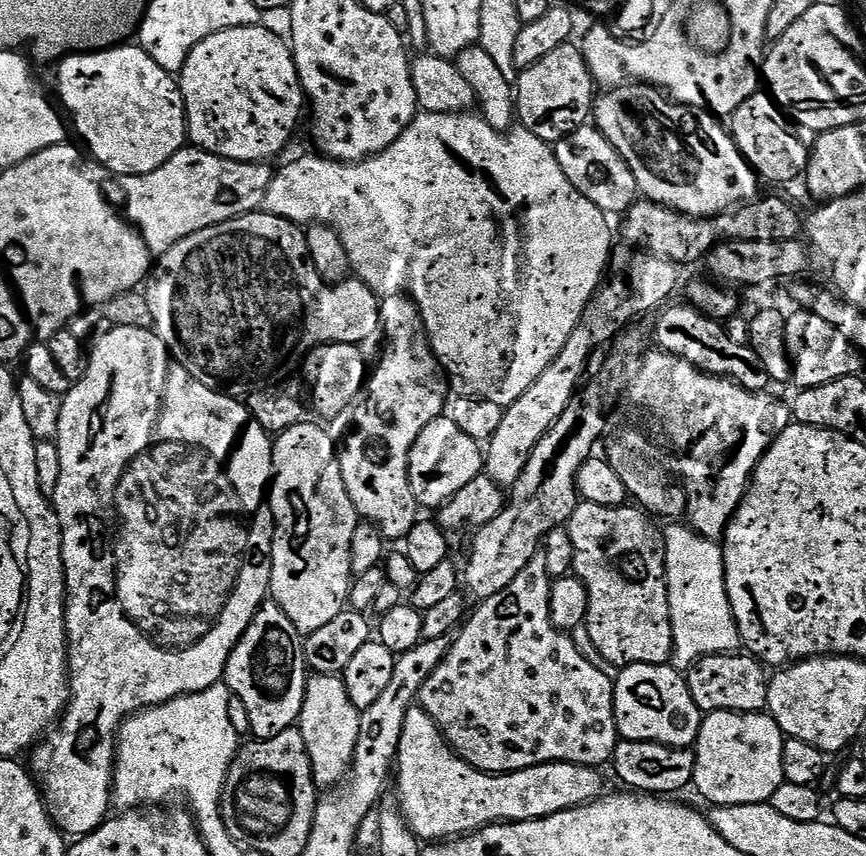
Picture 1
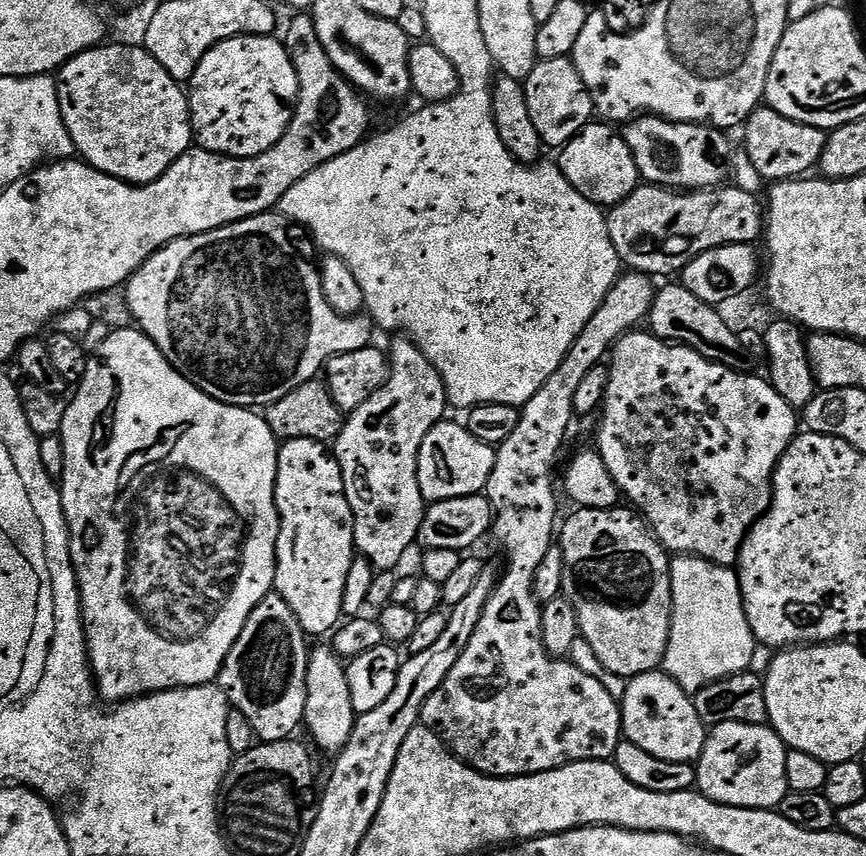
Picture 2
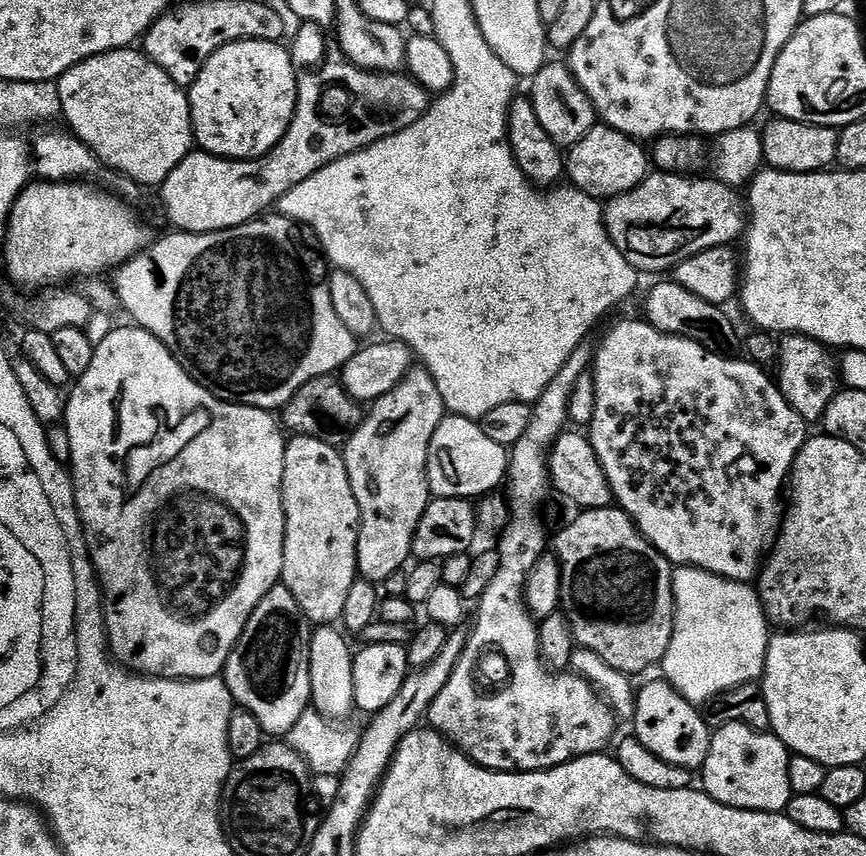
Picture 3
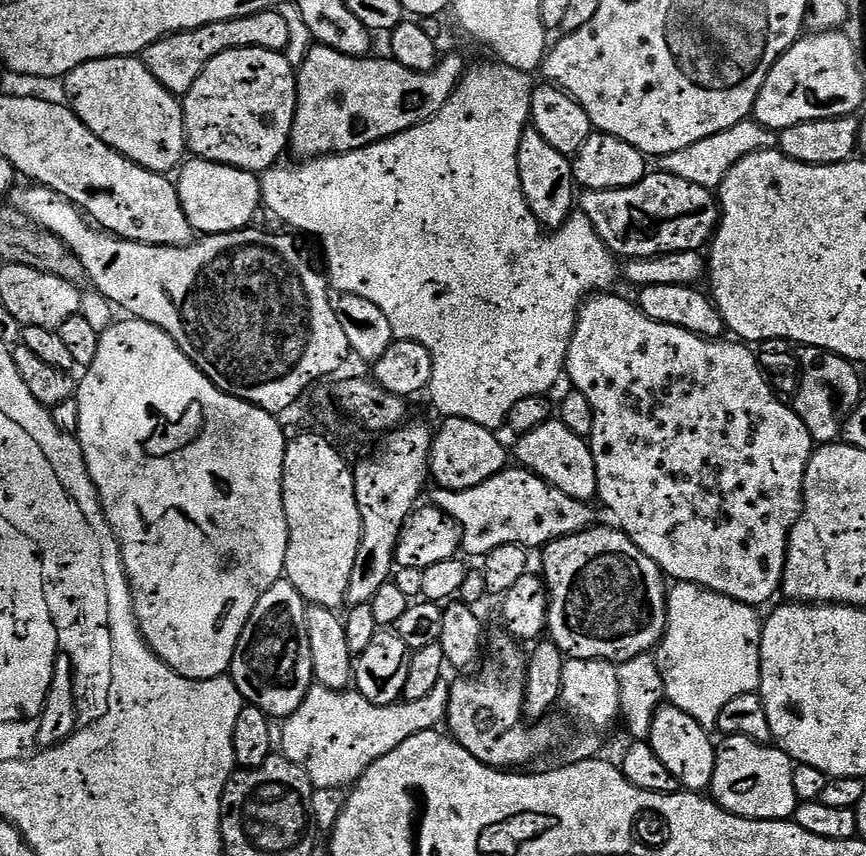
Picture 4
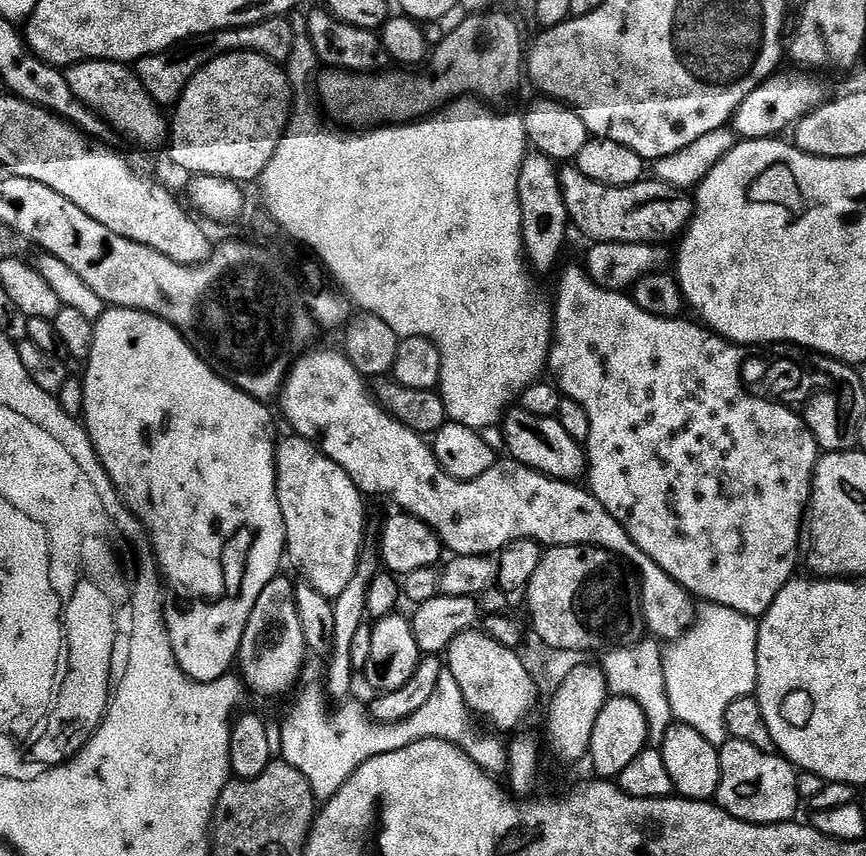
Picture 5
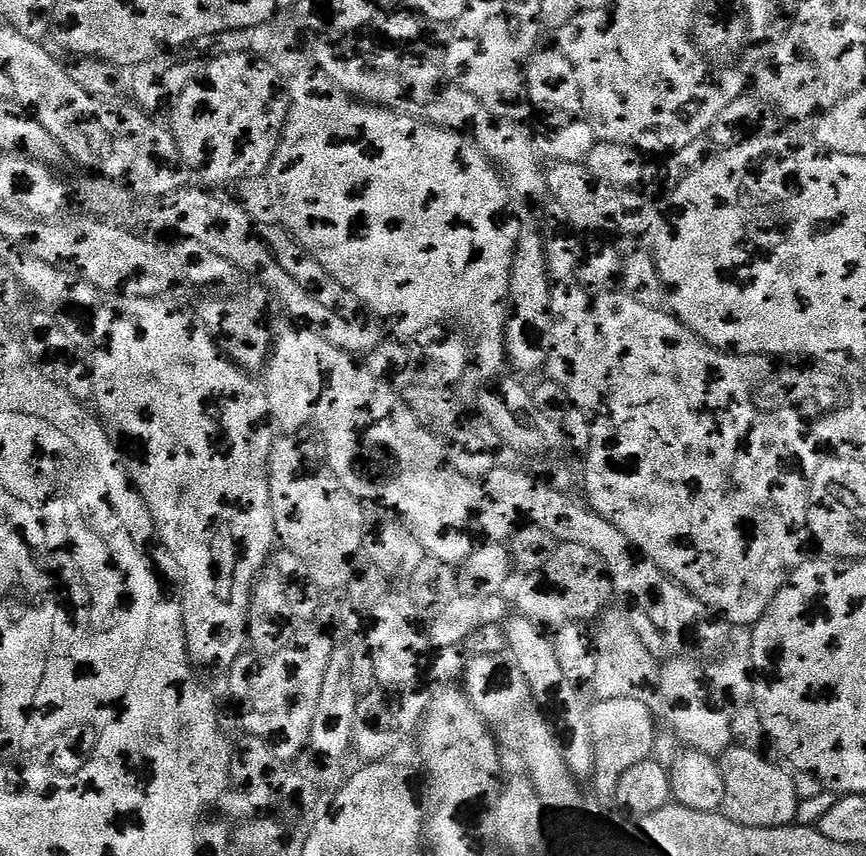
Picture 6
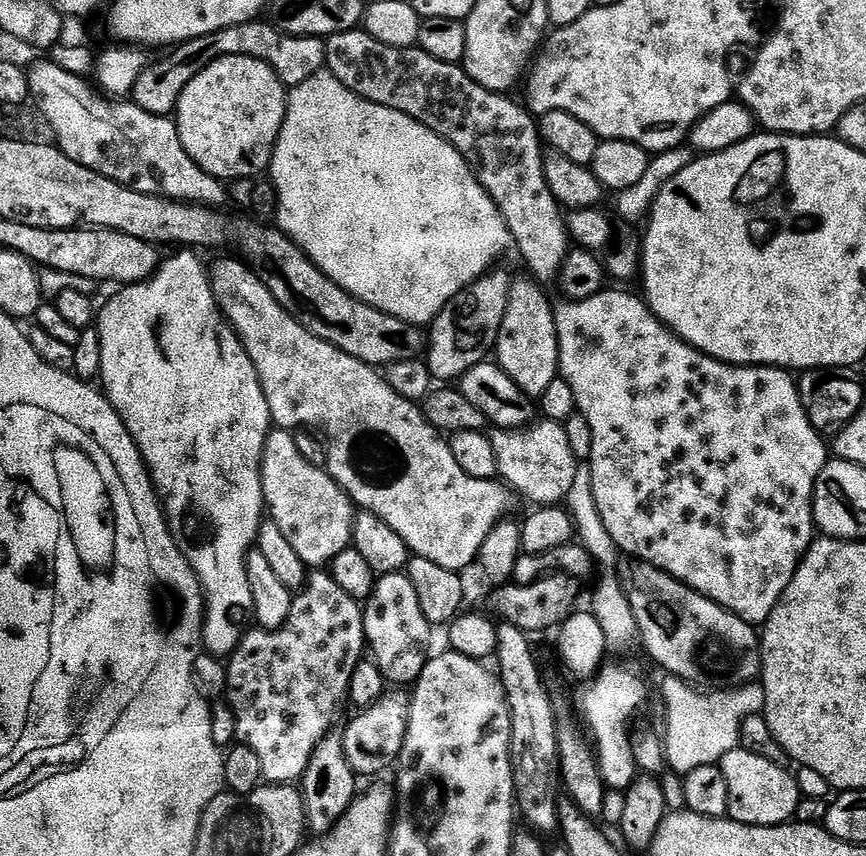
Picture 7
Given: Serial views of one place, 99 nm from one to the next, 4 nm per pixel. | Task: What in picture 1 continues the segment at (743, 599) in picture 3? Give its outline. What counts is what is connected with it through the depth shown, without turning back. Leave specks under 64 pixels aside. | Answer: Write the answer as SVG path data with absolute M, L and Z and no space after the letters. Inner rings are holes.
M672 522L667 529L663 529L662 535L664 538L664 565L666 566L666 574L664 577L668 579L668 601L670 602L670 622L672 623L672 659L671 663L677 669L687 670L692 665L706 658L707 656L726 656L735 653L741 647L742 641L740 638L740 631L736 625L736 619L732 613L730 606L730 598L728 597L728 590L726 588L726 578L724 577L724 549L717 541L707 540L705 536L700 536L687 523Z

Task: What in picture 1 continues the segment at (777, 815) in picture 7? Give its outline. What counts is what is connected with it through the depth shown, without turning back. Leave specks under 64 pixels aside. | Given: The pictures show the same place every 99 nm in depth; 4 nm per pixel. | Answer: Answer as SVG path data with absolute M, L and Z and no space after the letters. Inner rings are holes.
M709 712L701 719L700 733L694 745L696 754L696 779L694 788L697 788L712 806L738 806L739 804L767 804L778 790L780 784L785 783L784 771L782 770L782 750L785 742L784 731L778 726L778 722L773 720L771 715L758 712Z

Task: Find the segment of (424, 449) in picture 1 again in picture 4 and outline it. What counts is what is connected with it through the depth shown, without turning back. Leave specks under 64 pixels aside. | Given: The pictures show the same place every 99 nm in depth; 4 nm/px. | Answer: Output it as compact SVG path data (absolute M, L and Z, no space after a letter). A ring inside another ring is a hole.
M453 416L447 417L443 423L440 429L435 429L432 448L428 451L428 470L431 479L436 479L435 483L439 487L448 488L451 492L461 492L504 471L510 460L510 452L500 445L493 429L483 428L474 422L466 422Z

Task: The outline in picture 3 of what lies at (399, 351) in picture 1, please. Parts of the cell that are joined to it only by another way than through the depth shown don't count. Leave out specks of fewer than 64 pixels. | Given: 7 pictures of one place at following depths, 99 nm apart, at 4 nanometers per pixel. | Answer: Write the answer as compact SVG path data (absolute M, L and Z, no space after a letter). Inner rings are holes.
M416 366L390 394L382 394L382 398L374 401L356 433L343 445L346 474L360 507L360 537L356 547L359 579L380 586L390 574L409 563L414 534L430 499L430 442L445 415L442 394L438 394L434 378L427 368Z

